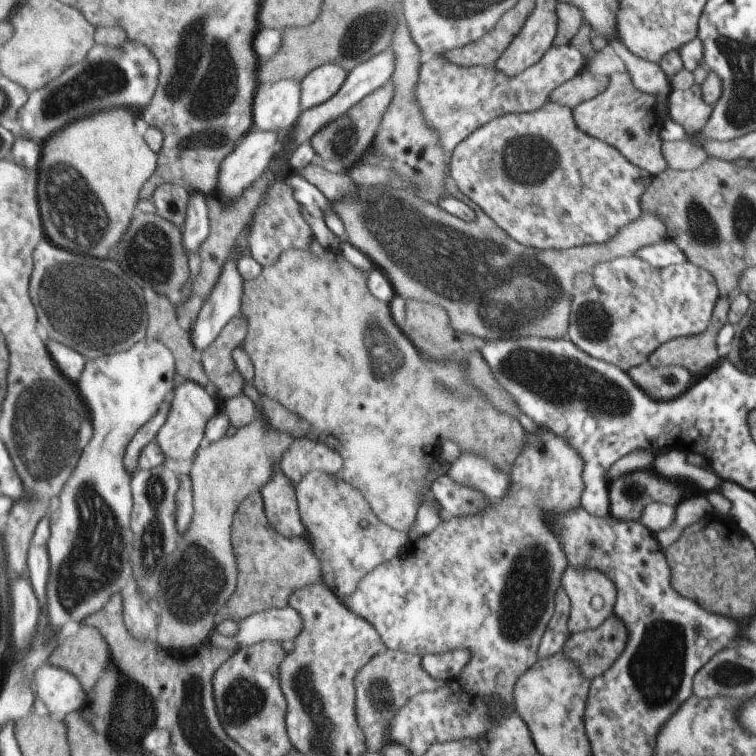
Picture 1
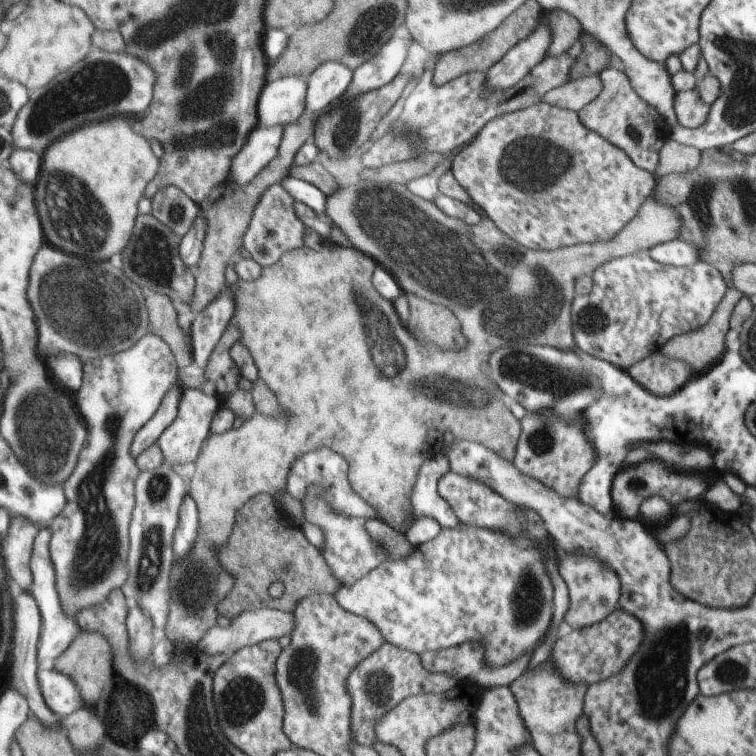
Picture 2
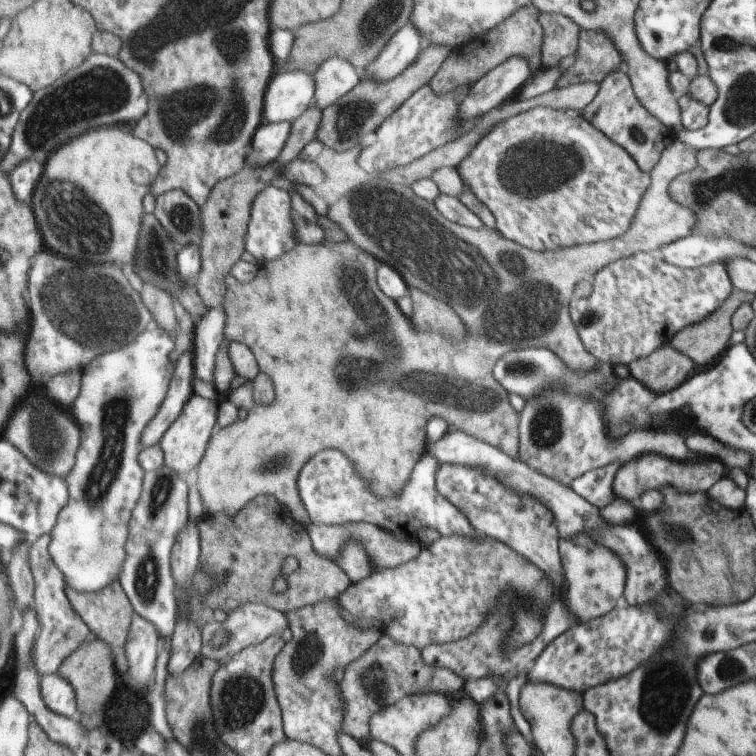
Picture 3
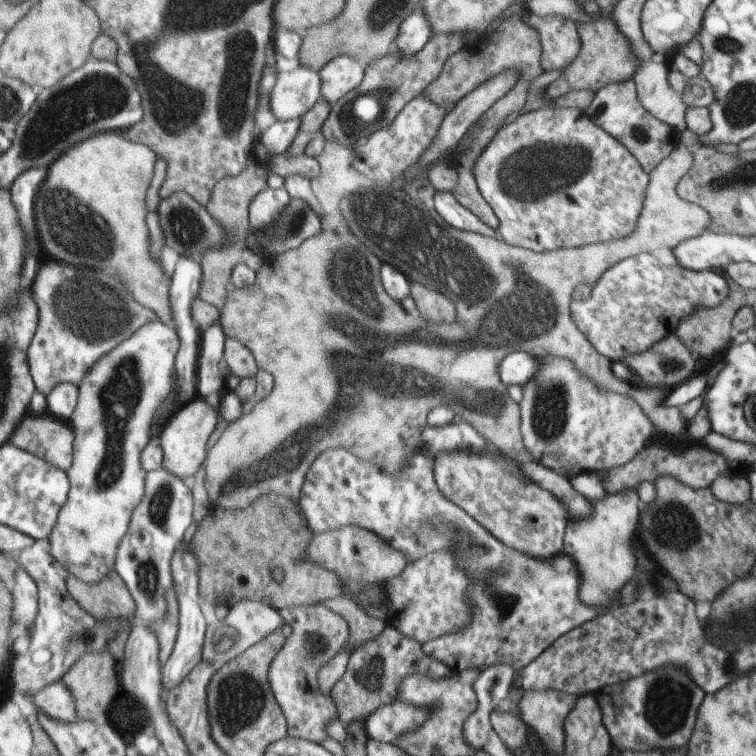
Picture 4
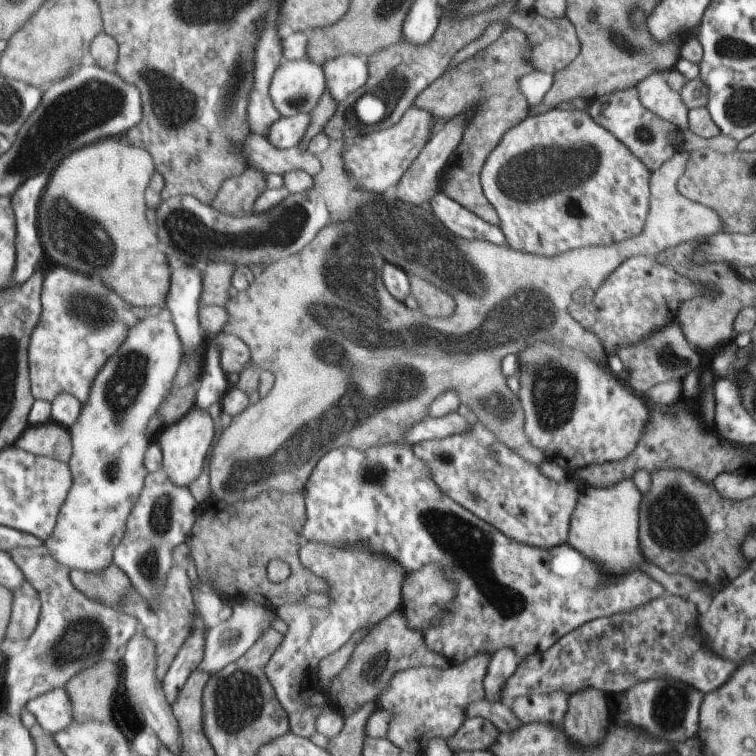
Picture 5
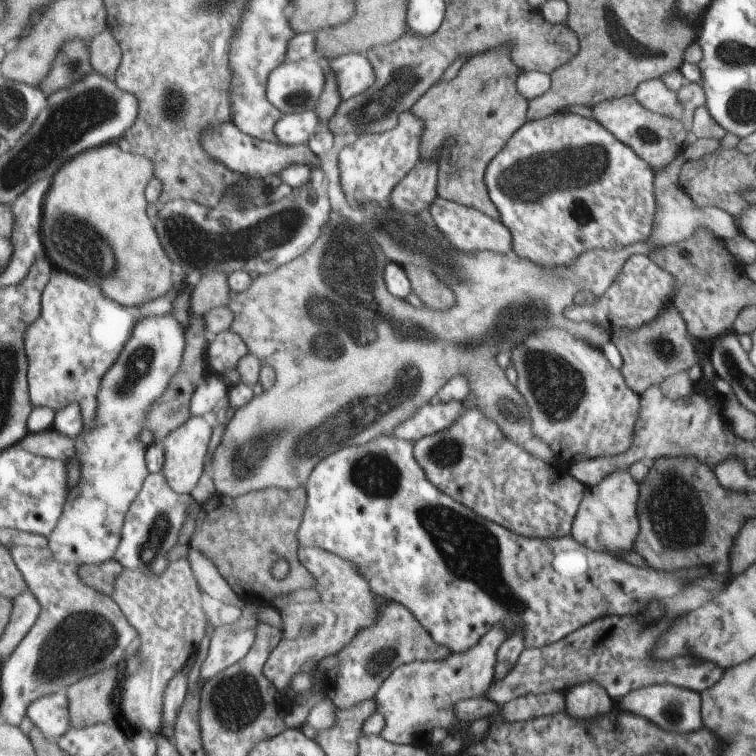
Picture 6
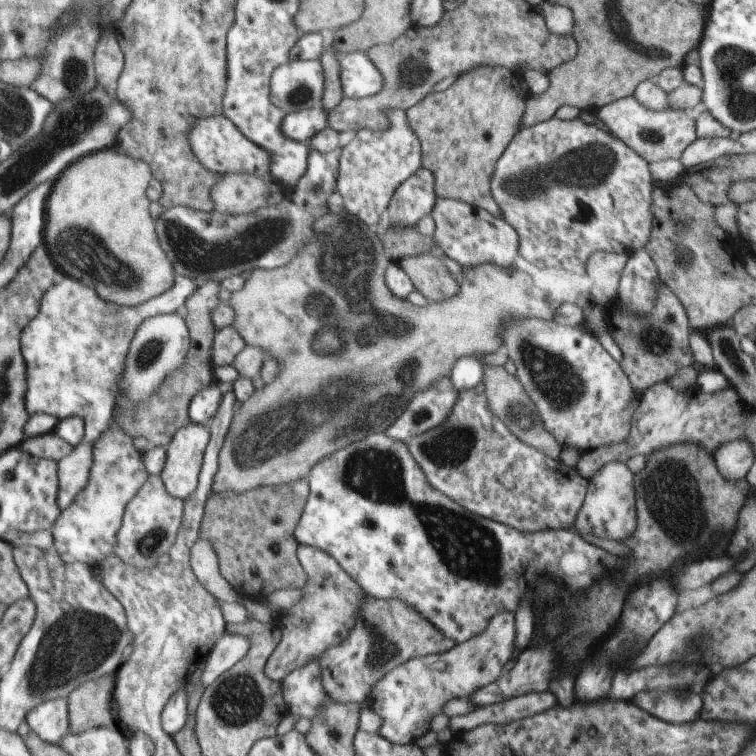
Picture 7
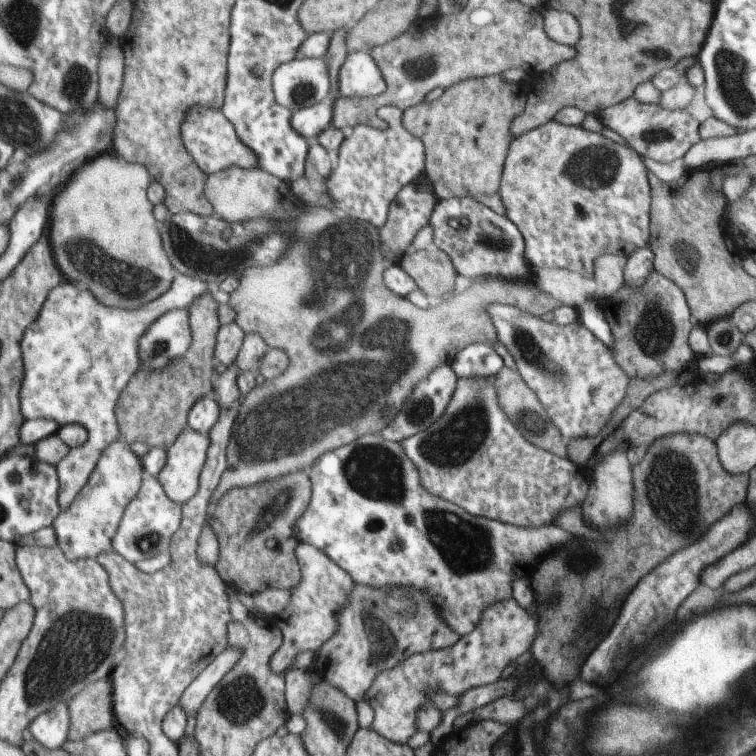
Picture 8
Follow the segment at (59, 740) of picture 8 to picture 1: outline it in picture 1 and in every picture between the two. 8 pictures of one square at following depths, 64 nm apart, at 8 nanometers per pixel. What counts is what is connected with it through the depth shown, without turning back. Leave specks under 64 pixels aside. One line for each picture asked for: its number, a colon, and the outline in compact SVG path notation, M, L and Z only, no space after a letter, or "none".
1: M43 666L35 674L37 696L49 708L49 716L57 722L65 720L73 712L81 712L89 700L81 680L59 666Z
2: M39 670L41 692L49 704L49 708L59 716L59 720L67 720L75 712L85 708L85 698L75 680L63 672L55 670Z
3: M59 674L53 676L45 676L45 680L41 682L43 688L43 700L45 704L59 716L65 716L69 720L79 716L79 700L77 700L77 692L75 686L65 680Z
4: M63 680L51 684L41 694L37 694L29 708L39 714L45 714L51 720L57 720L61 724L73 724L75 720L79 720L75 694Z
5: M57 688L33 700L27 710L35 716L37 724L41 724L51 736L67 730L75 722L75 708L69 692L65 688Z
6: M57 692L37 700L29 708L27 718L31 720L33 728L37 726L47 740L59 742L73 728L69 696L63 692Z
7: M57 698L57 700L41 704L39 710L31 712L31 716L29 716L29 728L43 742L53 744L53 746L61 746L63 738L67 738L71 734L69 700Z

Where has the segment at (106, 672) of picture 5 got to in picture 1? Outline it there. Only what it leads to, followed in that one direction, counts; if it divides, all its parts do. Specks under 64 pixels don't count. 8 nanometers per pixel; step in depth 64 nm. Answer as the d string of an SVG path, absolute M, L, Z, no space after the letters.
M81 626L77 634L65 636L59 642L57 650L49 658L49 664L73 672L87 694L91 694L109 670L111 658L113 650L103 632L93 626Z

